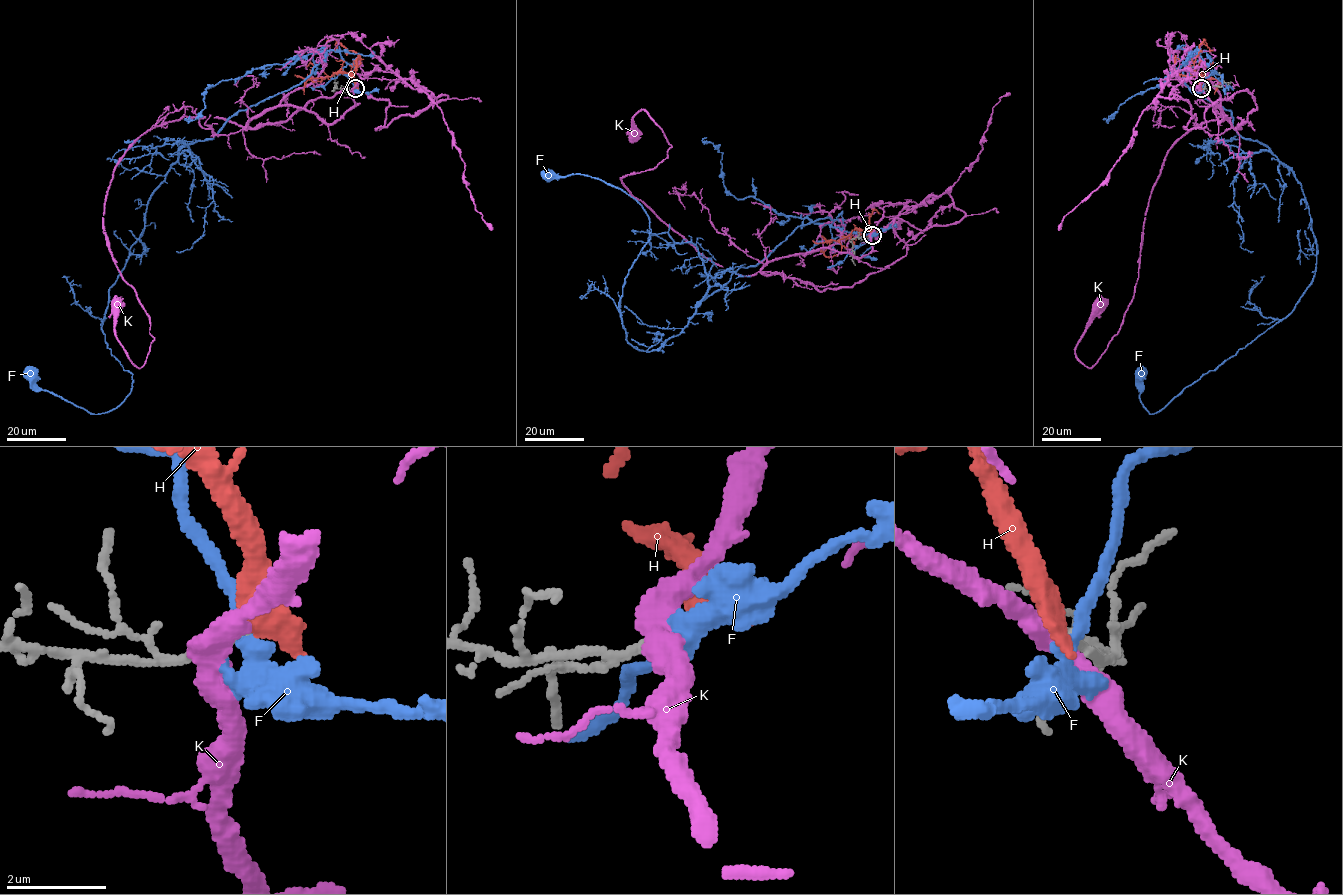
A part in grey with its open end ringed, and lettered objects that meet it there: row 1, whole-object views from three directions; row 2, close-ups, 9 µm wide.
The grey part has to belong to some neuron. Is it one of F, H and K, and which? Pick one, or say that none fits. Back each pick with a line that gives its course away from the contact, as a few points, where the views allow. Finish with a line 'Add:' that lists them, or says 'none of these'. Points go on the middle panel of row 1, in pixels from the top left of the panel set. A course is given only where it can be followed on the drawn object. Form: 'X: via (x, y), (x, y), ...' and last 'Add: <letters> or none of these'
H: via (872, 235), (866, 229), (854, 229), (840, 240), (841, 250), (837, 254), (826, 256), (822, 249)
Add: H

